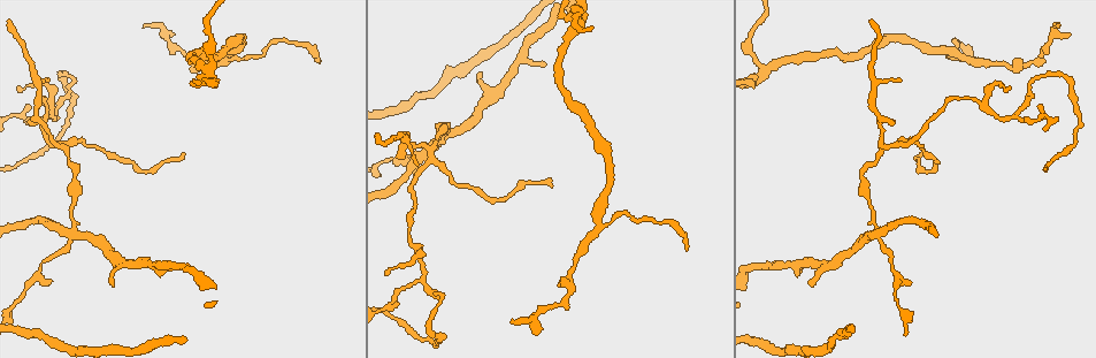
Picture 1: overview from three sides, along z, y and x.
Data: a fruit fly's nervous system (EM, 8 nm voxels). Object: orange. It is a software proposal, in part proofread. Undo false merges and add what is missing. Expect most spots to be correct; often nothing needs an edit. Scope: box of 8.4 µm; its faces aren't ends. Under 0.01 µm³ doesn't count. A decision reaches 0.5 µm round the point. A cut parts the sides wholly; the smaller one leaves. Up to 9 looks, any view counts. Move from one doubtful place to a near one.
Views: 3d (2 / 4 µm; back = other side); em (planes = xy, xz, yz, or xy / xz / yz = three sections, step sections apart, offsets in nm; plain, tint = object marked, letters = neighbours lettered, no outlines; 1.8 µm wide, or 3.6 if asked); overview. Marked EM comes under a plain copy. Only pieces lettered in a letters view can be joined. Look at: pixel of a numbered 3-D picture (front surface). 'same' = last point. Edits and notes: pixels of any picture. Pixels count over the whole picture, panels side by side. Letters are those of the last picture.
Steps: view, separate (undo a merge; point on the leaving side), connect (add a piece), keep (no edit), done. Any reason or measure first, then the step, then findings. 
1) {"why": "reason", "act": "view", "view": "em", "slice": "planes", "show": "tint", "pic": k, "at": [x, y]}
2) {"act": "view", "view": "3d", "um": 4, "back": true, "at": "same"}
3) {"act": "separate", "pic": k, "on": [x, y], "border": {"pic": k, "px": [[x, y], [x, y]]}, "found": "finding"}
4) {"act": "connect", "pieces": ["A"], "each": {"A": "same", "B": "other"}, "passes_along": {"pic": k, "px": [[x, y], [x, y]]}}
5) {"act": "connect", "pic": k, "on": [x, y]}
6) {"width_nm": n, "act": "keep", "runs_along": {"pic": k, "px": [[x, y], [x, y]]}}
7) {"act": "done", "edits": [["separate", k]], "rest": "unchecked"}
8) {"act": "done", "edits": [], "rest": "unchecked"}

{"why": "an open end", "act": "view", "view": "em", "slice": "planes", "show": "letters", "pic": 1, "at": [318, 62]}

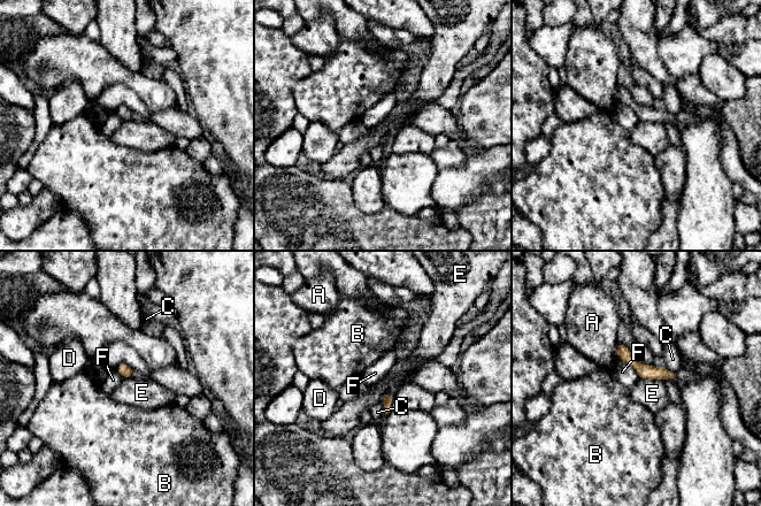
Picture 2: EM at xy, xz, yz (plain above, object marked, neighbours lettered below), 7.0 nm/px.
{"act": "keep", "each": {"A": "other", "B": "other", "C": "other", "D": "other", "E": "other", "F": "other"}, "runs_along": {"pic": 2, "px": [[619, 346], [644, 372], [670, 375]]}, "found": "none of them fits"}

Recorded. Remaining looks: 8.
{"why": "end of a long branch", "act": "view", "view": "em", "slice": "planes", "show": "letters", "pic": 1, "at": [144, 25]}

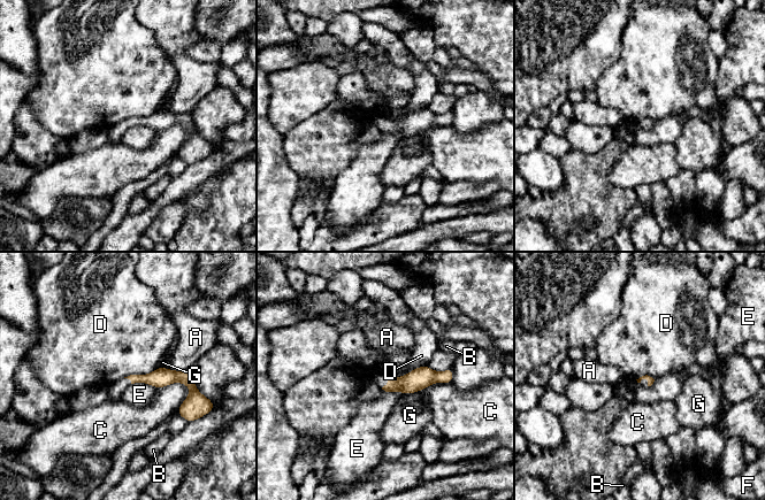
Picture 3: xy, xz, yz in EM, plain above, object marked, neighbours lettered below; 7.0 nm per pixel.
{"act": "keep", "each": {"A": "other", "B": "other", "C": "other", "D": "other", "E": "other", "F": "other", "G": "other"}, "runs_along": {"pic": 3, "px": [[132, 377], [183, 377], [192, 405]]}, "found": "no lettered piece goes on from it"}

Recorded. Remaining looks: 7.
{"why": "four-way junction", "act": "view", "view": "3d", "um": 4, "pic": 1, "at": [64, 148]}

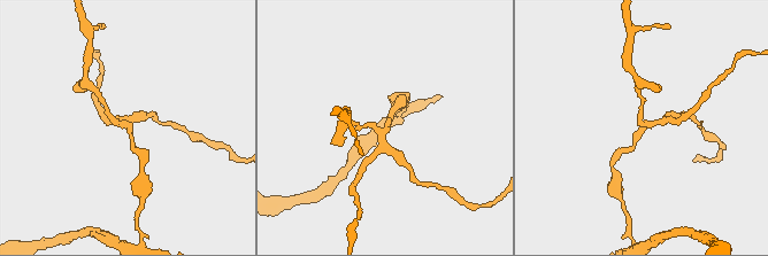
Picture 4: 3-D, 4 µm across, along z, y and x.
{"arms": 4, "why": "now the EM", "act": "view", "view": "em", "slice": "yz", "step": 16, "show": "tint", "pic": 4, "at": [126, 123]}

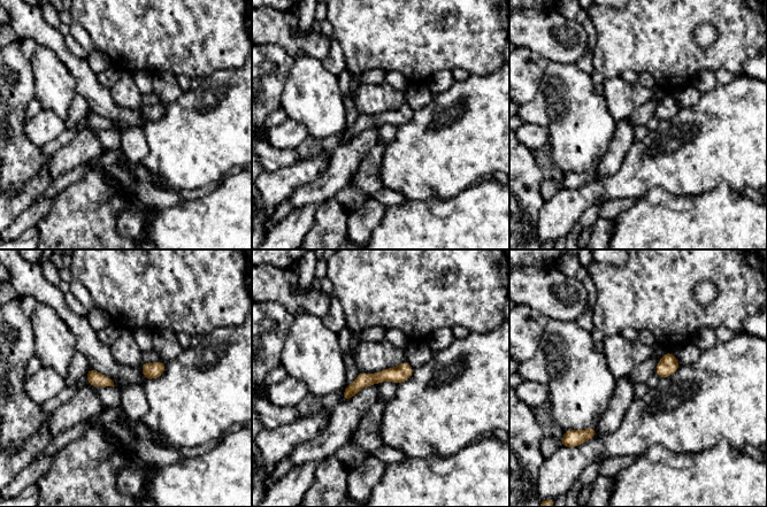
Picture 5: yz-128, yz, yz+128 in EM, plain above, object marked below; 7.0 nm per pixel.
{"act": "view", "view": "em", "slice": "xy", "step": 16, "show": "letters", "at": "same"}

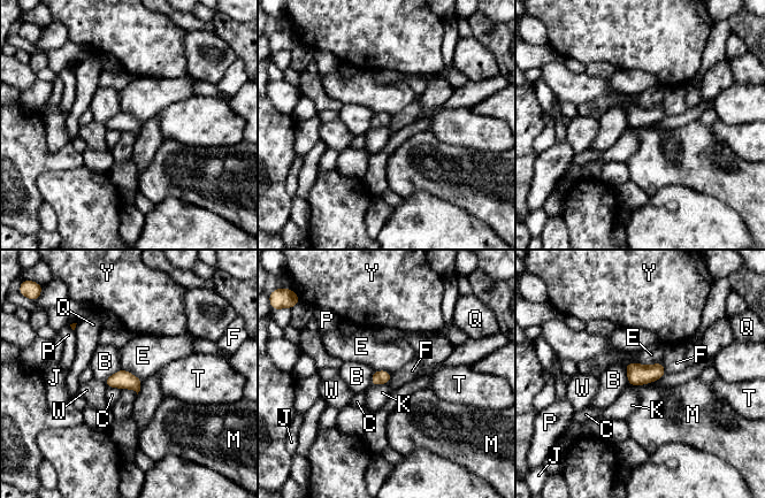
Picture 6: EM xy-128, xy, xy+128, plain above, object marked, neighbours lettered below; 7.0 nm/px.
{"act": "keep", "each": {"B": "other", "C": "other", "E": "other", "F": "other", "J": "other", "K": "other", "M": "other", "P": "other", "Q": "other", "T": "other", "W": "other", "Y": "other"}, "border": {"pic": 6, "px": [[122, 389], [132, 389], [137, 393]]}, "found": "one neuron here"}

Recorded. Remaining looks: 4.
{"why": "arms run side by side", "act": "view", "view": "3d", "um": 2, "pic": 1, "at": [765, 68]}

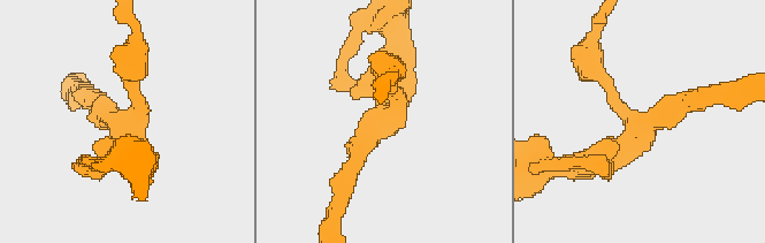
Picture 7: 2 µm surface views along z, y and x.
{"arms": 4, "act": "view", "view": "em", "slice": "yz", "step": 16, "show": "letters", "pic": 7, "at": [640, 123]}

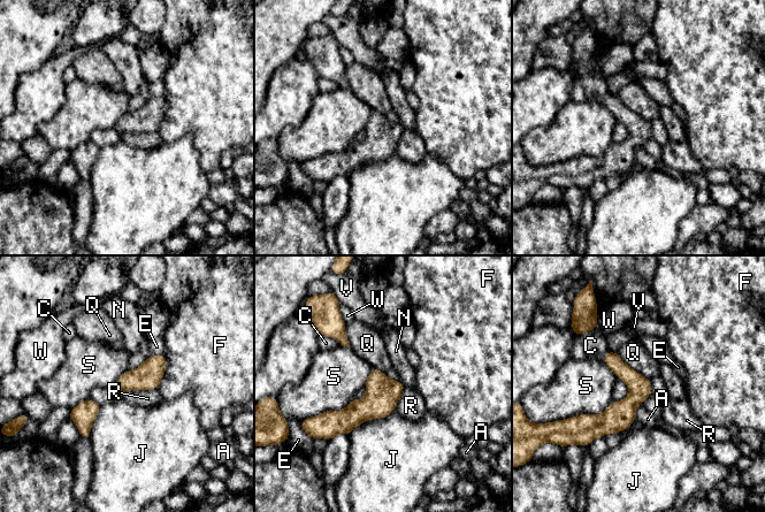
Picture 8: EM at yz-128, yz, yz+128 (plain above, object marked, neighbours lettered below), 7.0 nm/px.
{"longest_contact_nm": ["J", 380], "act": "keep", "each": {"A": "other", "C": "other", "E": "other", "F": "other", "J": "other", "N": "other", "Q": "other", "R": "other", "S": "other", "V": "other", "W": "other"}, "found": "all the same neuron"}

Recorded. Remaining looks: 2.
{"act": "done", "edits": [], "rest": "unchecked"}

